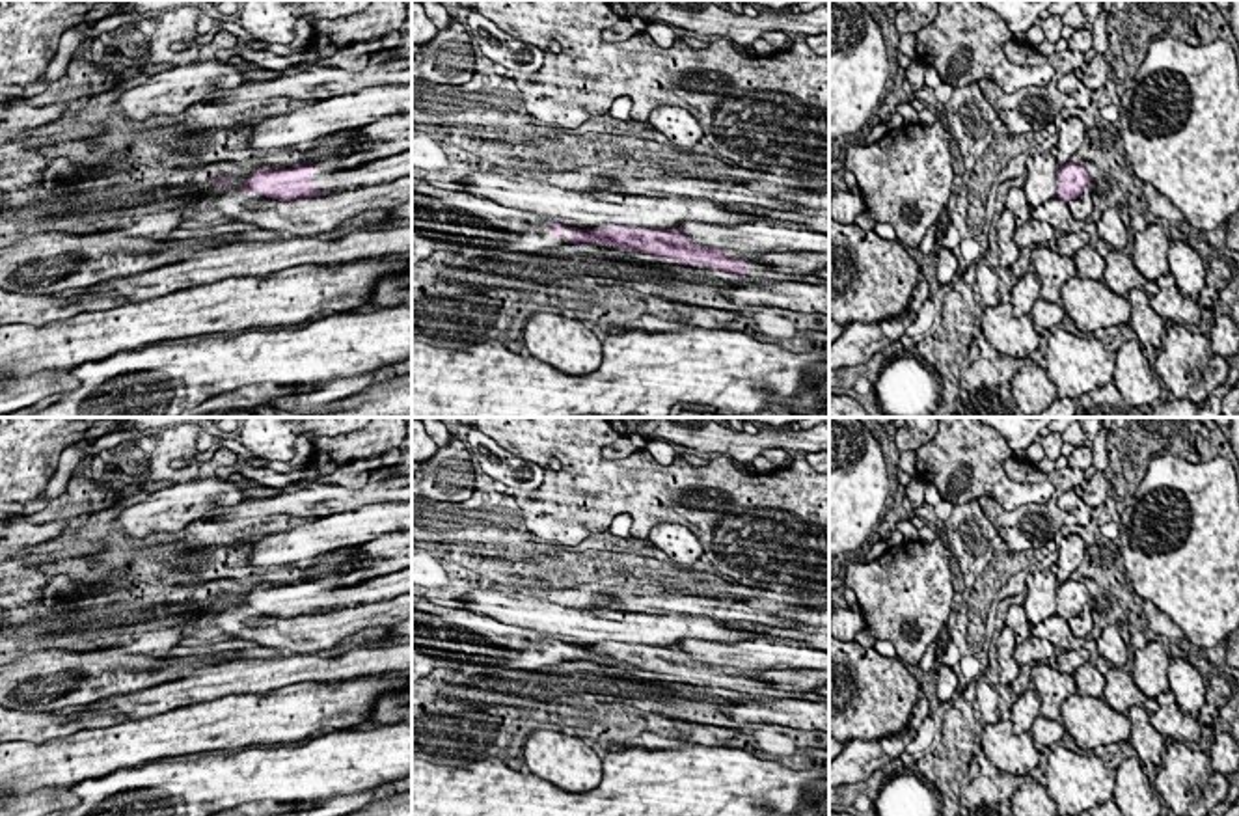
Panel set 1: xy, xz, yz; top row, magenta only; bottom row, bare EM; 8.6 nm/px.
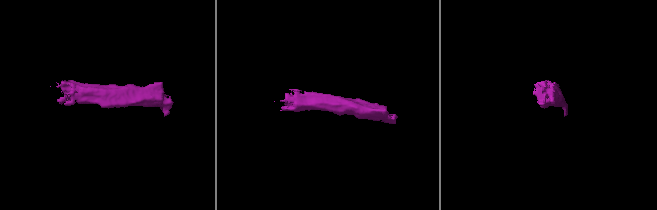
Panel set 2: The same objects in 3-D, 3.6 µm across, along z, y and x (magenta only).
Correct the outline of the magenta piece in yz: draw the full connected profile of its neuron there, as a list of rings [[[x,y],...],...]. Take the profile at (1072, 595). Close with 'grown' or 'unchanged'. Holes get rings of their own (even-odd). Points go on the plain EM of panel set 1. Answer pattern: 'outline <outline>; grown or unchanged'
outline [[[1066,579],[1056,591],[1056,615],[1062,619],[1077,617],[1082,605],[1088,604],[1090,592],[1084,583],[1075,579]]]; unchanged

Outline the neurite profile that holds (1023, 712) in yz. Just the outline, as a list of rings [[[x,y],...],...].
[[[1025,689],[1017,695],[1017,700],[1012,704],[1010,721],[1014,725],[1014,734],[1023,734],[1032,730],[1034,719],[1040,715],[1040,695],[1038,691]]]

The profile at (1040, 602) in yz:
[[[1030,564],[1025,585],[1027,596],[1023,607],[1030,626],[1056,615],[1058,579],[1051,568],[1036,568]]]

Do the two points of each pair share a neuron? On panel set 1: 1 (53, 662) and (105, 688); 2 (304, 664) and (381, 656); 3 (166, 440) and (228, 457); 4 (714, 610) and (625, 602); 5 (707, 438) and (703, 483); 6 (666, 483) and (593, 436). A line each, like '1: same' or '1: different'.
1: same
2: same
3: same
4: same
5: different
6: same

